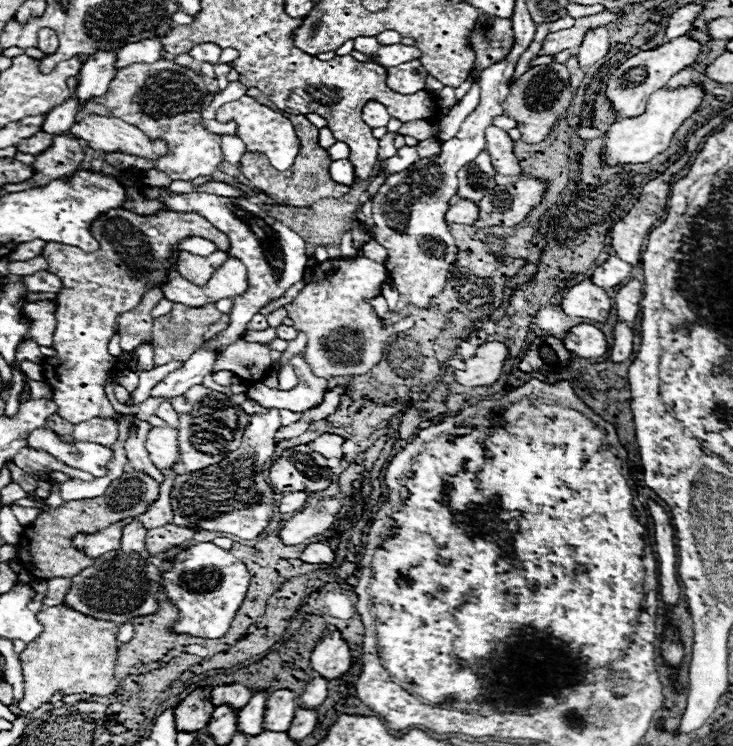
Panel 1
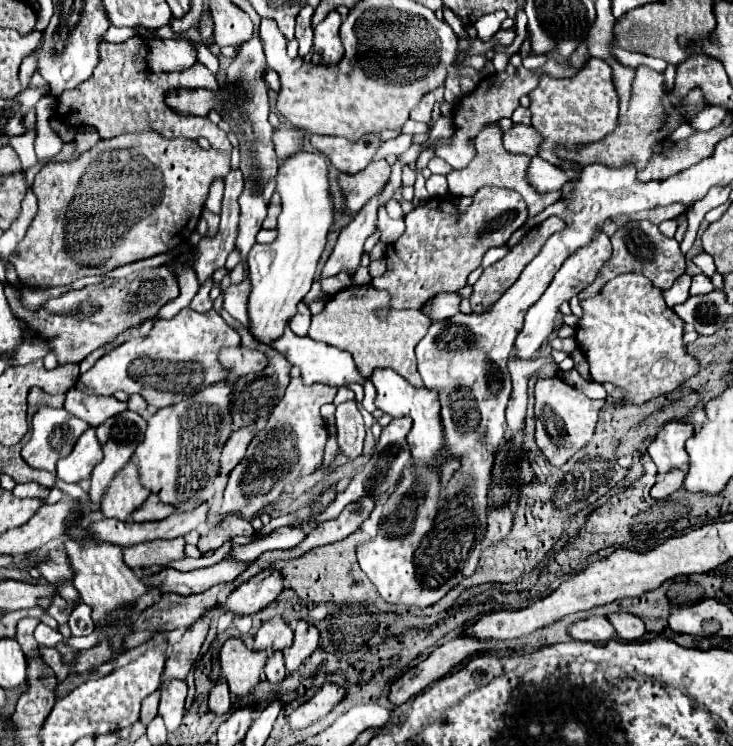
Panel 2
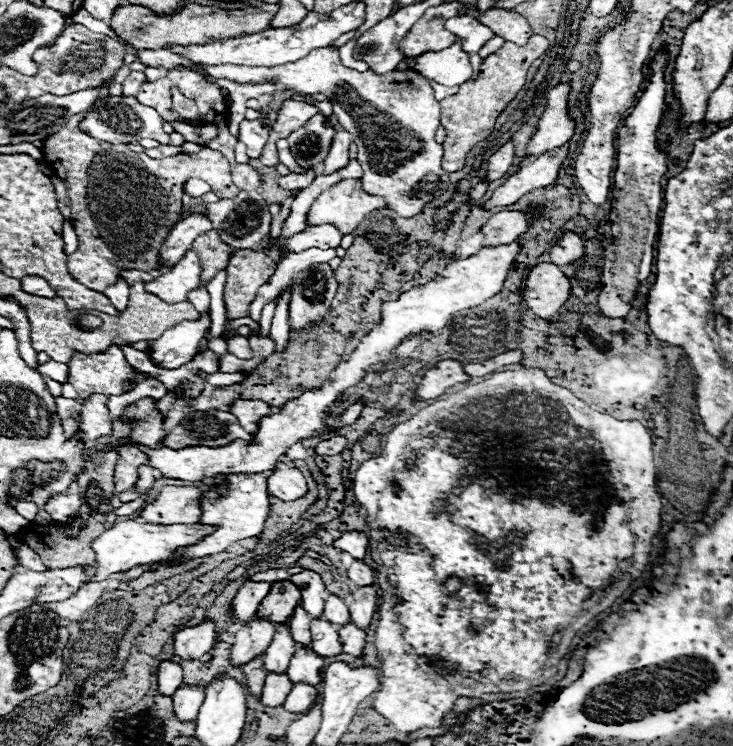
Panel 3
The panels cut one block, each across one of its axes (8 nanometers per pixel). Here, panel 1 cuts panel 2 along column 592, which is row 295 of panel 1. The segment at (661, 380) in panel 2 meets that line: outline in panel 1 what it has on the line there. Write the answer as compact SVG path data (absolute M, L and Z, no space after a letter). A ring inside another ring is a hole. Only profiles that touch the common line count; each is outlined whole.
M366 256L330 258L314 266L314 280L284 306L294 330L306 334L308 342L300 354L316 376L328 380L328 376L354 378L368 372L382 358L388 338L414 326L410 316L390 326L376 316L370 300L380 296L380 286L386 278L386 268Z

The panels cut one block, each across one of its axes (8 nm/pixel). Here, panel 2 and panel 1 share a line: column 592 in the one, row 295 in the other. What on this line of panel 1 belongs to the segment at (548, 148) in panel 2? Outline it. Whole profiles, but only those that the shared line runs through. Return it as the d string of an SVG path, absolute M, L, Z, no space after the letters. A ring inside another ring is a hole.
M112 208L104 216L96 218L90 228L92 236L100 242L100 248L96 252L84 252L76 246L60 246L54 242L44 244L42 256L48 262L48 272L56 274L62 280L62 290L58 292L58 310L56 310L56 332L54 332L54 344L52 348L58 350L58 356L46 358L42 362L44 368L44 380L52 386L58 406L58 416L64 418L70 424L80 424L92 418L112 418L114 408L110 400L104 394L104 380L112 372L114 356L108 354L108 342L118 332L116 318L130 308L136 308L140 304L140 298L150 290L160 286L166 280L166 272L174 268L174 262L178 258L176 244L182 238L188 236L200 236L206 240L212 240L216 248L228 248L230 240L224 232L220 232L216 226L212 226L204 216L196 212L174 212L174 210L158 210L150 216L140 216L124 208Z

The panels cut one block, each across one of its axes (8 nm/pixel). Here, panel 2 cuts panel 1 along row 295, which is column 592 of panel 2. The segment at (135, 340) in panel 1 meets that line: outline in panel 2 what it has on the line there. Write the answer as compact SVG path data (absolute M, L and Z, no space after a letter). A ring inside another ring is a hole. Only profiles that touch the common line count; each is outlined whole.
M646 66L636 70L636 78L632 84L632 100L630 100L630 110L626 116L622 116L618 120L618 126L614 132L610 132L610 136L606 136L606 140L600 140L598 144L589 144L579 146L576 150L568 151L563 148L557 148L556 153L562 158L574 160L579 164L590 164L590 162L598 162L598 164L606 164L610 168L620 168L624 164L632 164L636 166L636 170L644 170L646 162L652 158L652 146L656 142L664 142L680 124L692 120L700 110L704 110L708 104L702 96L700 88L692 88L686 96L684 102L680 106L674 106L670 102L670 92L664 86L664 74L650 70Z

